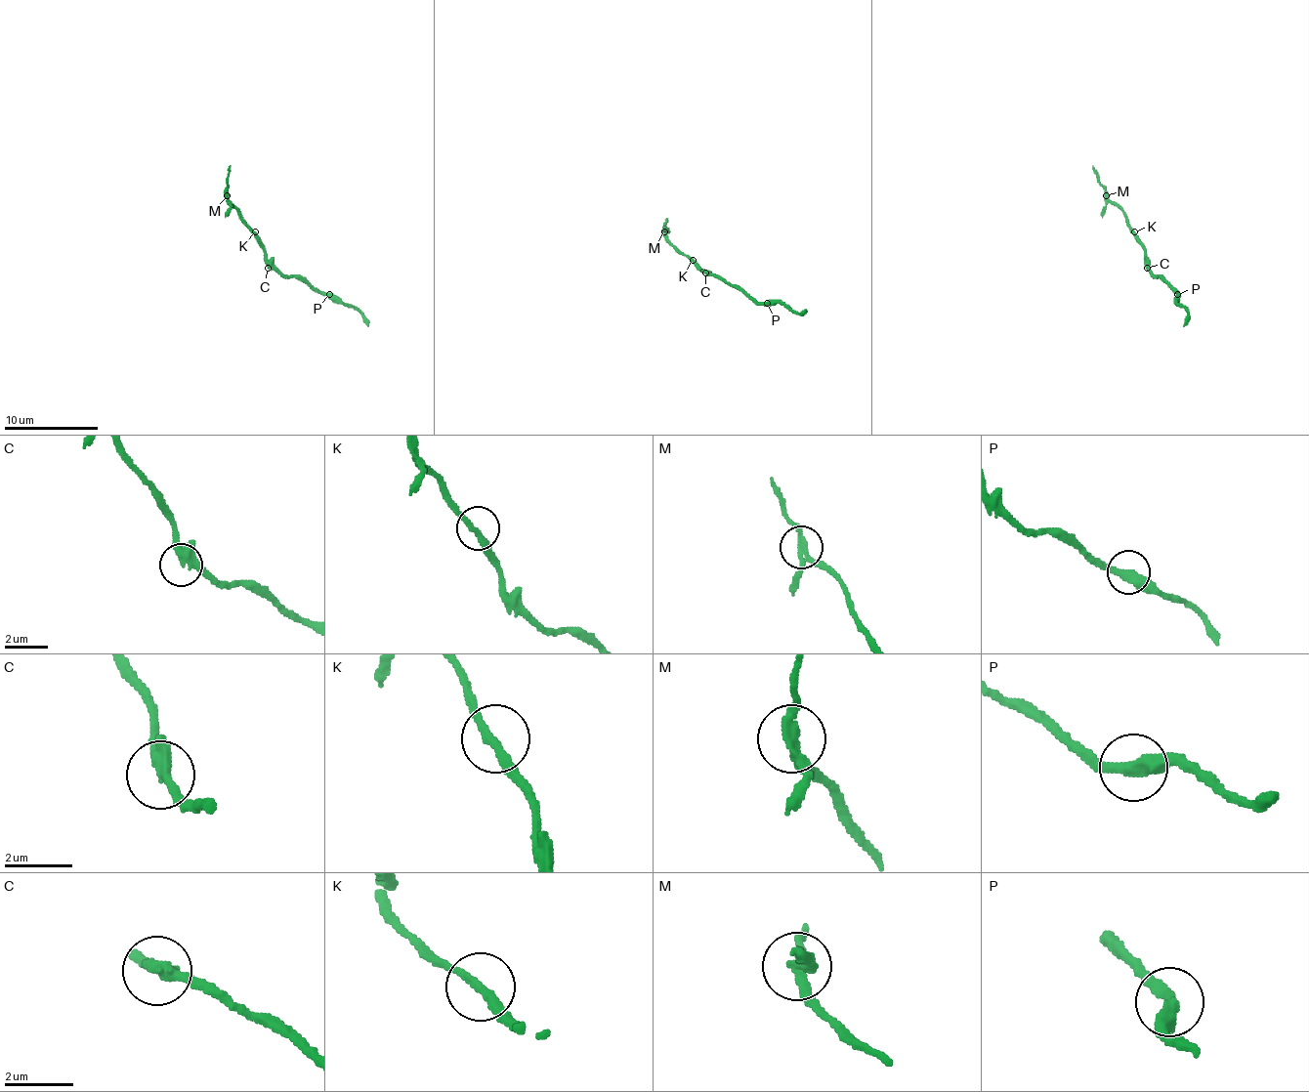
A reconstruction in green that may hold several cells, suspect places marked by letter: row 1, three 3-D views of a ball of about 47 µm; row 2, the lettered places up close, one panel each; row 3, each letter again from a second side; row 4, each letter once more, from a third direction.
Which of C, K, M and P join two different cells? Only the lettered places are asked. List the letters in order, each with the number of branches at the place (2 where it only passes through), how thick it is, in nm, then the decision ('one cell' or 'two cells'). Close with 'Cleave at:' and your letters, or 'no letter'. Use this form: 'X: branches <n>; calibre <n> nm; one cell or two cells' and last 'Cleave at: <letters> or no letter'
C: branches 3; calibre 320 nm; one cell
K: branches 2; calibre 260 nm; one cell
M: branches 3; calibre 240 nm; two cells
P: branches 2; calibre 400 nm; one cell
Cleave at: M

